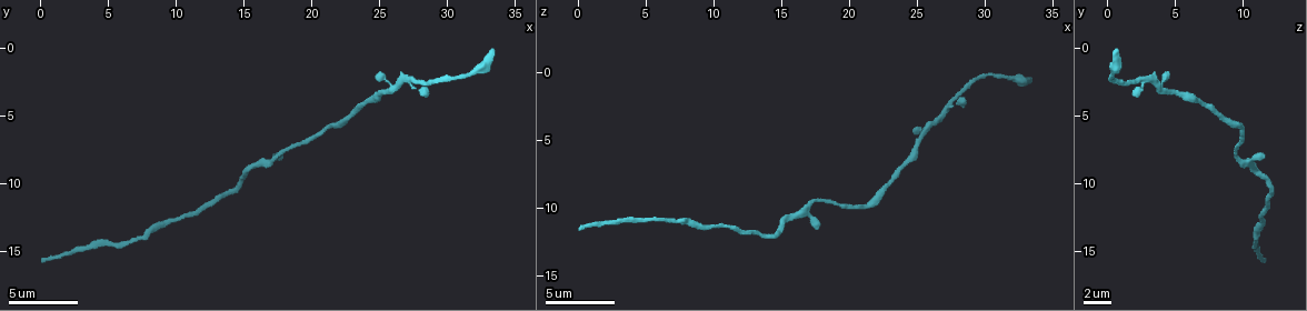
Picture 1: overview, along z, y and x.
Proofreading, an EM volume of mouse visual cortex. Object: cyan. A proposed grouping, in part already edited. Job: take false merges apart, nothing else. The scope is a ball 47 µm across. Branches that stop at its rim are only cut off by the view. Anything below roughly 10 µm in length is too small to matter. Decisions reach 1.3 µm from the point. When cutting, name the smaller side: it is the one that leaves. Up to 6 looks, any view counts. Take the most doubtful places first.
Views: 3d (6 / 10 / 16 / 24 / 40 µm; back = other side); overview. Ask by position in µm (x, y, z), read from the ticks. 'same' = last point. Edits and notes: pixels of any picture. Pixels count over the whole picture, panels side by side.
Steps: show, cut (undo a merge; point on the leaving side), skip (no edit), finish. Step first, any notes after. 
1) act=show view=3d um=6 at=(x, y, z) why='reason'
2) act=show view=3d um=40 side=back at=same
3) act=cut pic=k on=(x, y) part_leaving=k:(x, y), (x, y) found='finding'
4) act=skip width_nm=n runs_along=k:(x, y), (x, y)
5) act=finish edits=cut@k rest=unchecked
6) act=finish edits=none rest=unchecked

act=show view=3d um=6 at=(17.0, 8.2, 10.0) why='three arms meet'

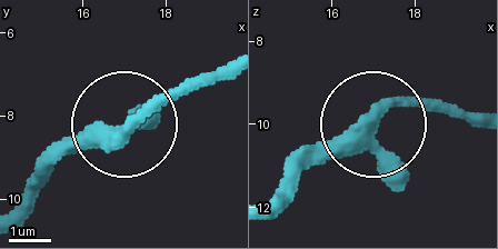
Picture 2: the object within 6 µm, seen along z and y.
act=skip arms=3 found='one cell here'

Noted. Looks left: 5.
act=show view=3d um=10 at=(7.6, 13.8, 11.2) why='thick turns thin'

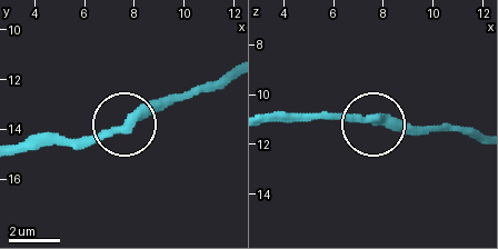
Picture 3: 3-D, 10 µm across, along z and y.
act=skip runs_along=3:(477, 140), (458, 132), (400, 132), (362, 119), (295, 119) found='continuous, no second cell'

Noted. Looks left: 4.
act=finish edits=none rest=unchecked

